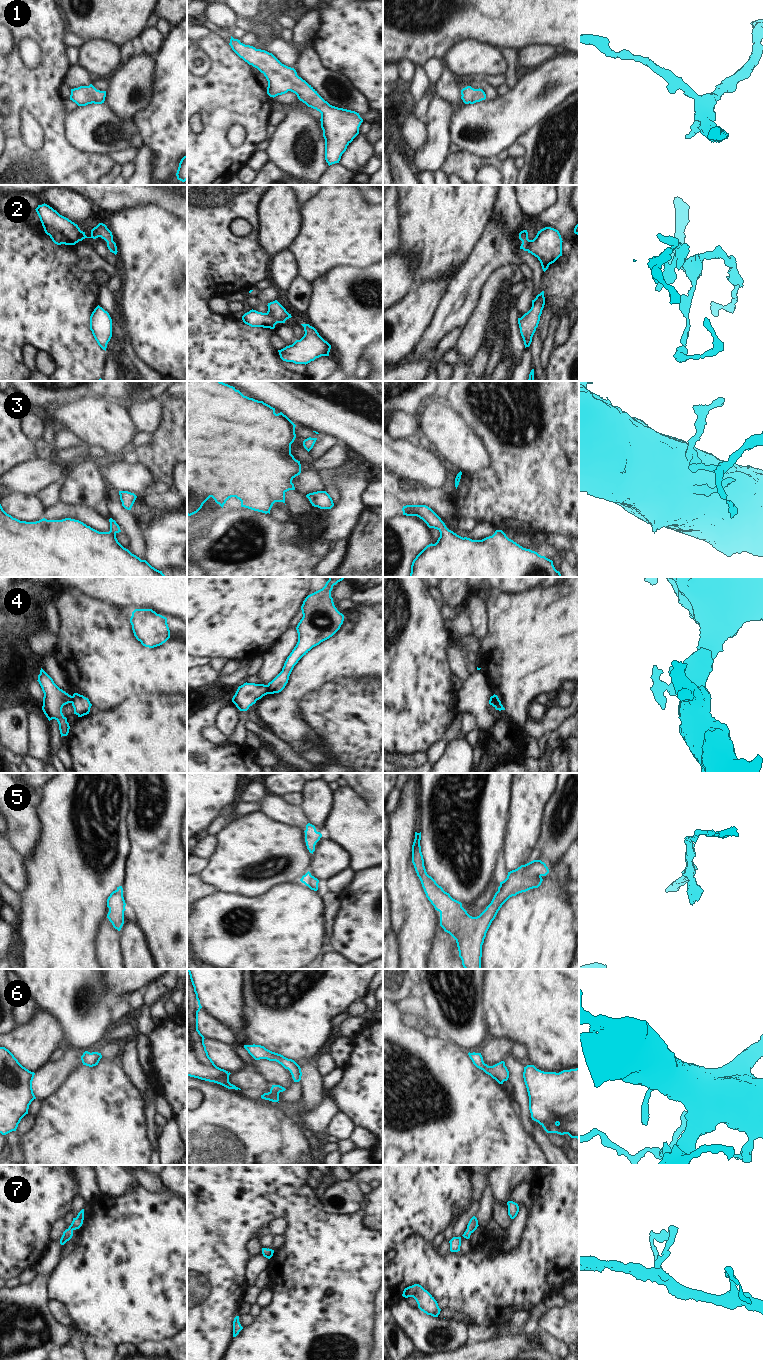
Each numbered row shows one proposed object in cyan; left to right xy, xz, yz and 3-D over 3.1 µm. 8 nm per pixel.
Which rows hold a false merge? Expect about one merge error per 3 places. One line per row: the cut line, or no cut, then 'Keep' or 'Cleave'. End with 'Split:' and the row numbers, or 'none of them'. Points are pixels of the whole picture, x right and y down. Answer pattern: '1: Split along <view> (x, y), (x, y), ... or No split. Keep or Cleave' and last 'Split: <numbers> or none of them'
1: No split. Keep
2: No split. Keep
3: No split. Keep
4: Split along xz (268, 685), (266, 693). Cleave
5: No split. Keep
6: No split. Keep
7: No split. Keep
Split: 4.

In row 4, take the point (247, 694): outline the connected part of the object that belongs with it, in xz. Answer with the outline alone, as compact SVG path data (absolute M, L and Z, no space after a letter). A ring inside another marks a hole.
M244 683L239 686L235 695L232 698L232 702L240 711L247 711L250 706L256 703L268 693L268 685Z

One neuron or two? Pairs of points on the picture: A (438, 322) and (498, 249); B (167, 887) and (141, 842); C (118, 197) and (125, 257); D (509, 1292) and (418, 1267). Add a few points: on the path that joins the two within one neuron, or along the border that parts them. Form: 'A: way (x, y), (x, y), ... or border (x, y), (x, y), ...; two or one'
A: way (456, 304), (461, 298), (465, 286), (480, 267); one
B: way (156, 876), (156, 862), (147, 853); one
C: border (143, 204), (118, 209), (106, 215); two
D: way (486, 1282), (458, 1282), (441, 1275); one

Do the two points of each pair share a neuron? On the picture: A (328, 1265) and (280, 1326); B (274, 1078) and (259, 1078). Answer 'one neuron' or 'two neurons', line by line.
A: one neuron
B: two neurons

